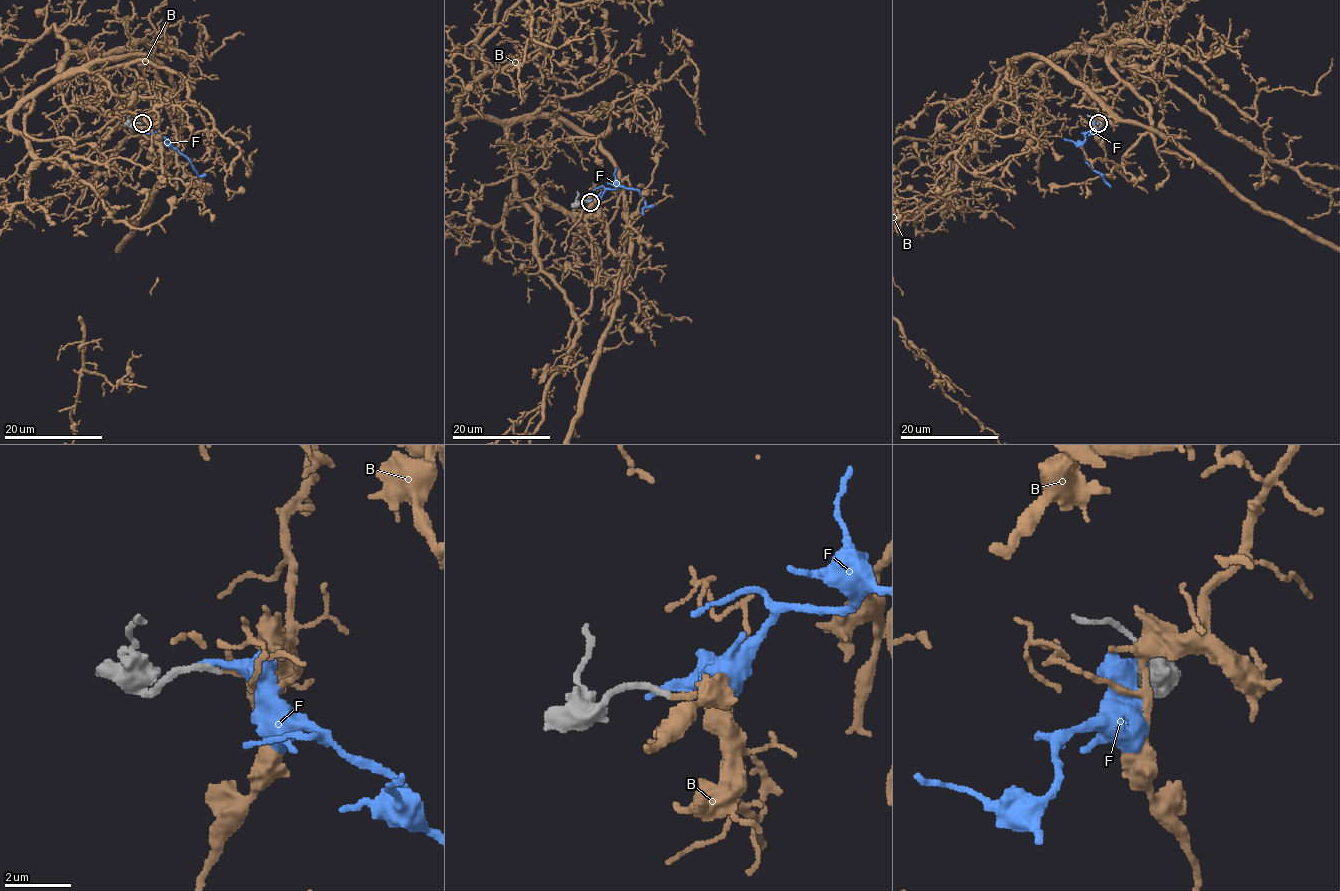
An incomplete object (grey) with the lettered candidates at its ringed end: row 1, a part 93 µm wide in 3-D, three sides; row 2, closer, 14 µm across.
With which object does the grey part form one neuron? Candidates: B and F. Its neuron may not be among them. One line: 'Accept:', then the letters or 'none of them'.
Accept: B

